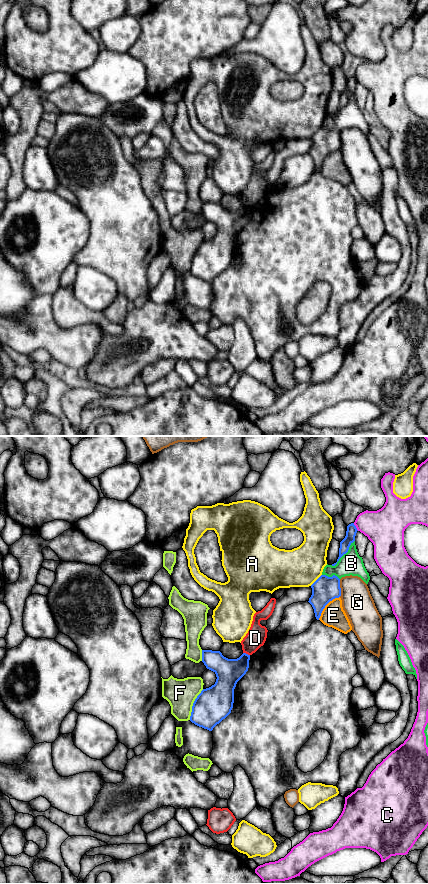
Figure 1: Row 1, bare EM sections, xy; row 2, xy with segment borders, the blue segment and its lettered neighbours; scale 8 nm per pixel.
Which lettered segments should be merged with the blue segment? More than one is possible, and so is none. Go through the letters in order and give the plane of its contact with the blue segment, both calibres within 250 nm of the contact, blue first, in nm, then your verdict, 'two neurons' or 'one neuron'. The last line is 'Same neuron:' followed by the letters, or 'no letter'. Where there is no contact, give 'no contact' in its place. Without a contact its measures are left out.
A: xy | 200/320 nm | two neurons
B: xy | 80/180 nm | two neurons
C: xy | 80/300 nm | two neurons
D: xy | 200/160 nm | two neurons
E: xy | 200/190 nm | two neurons
F: xy | 280/240 nm | two neurons
G: xy | 200/260 nm | two neurons
Same neuron: no letter

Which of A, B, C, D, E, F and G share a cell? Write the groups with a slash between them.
A / B / C / D / E / F / G

